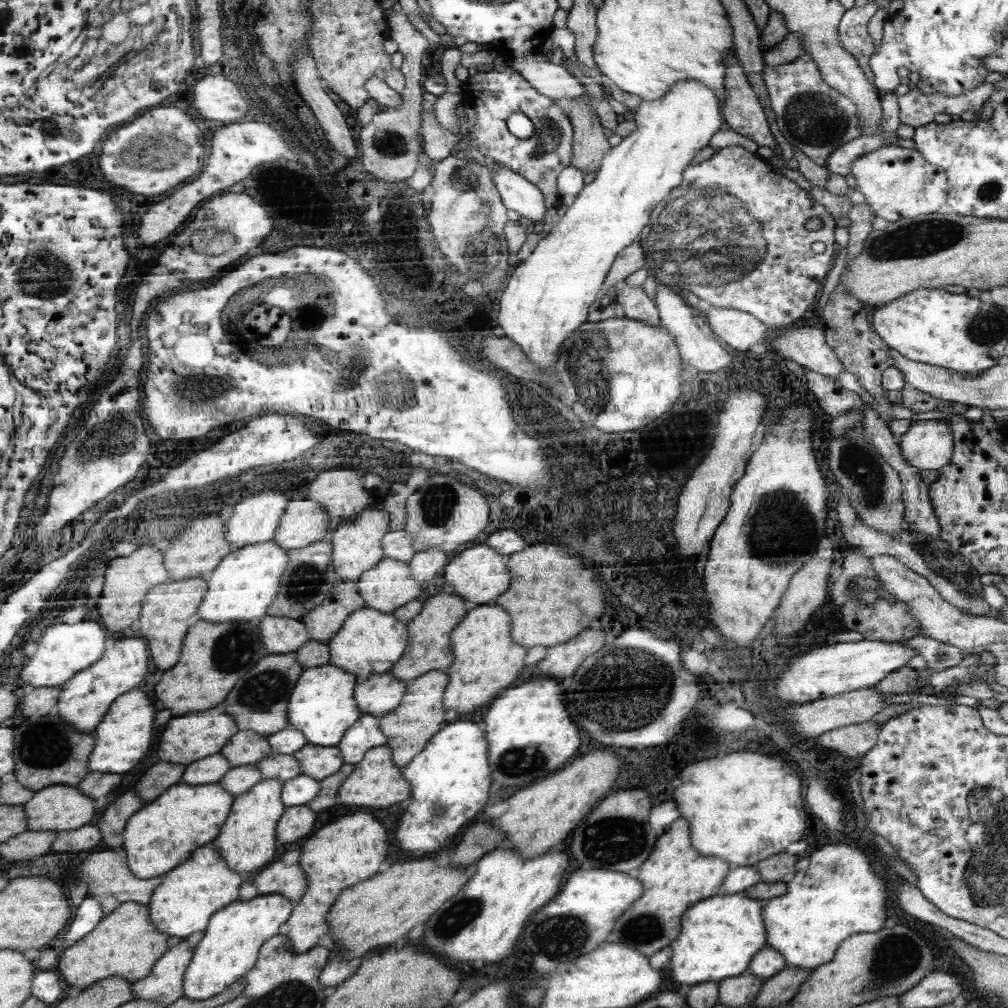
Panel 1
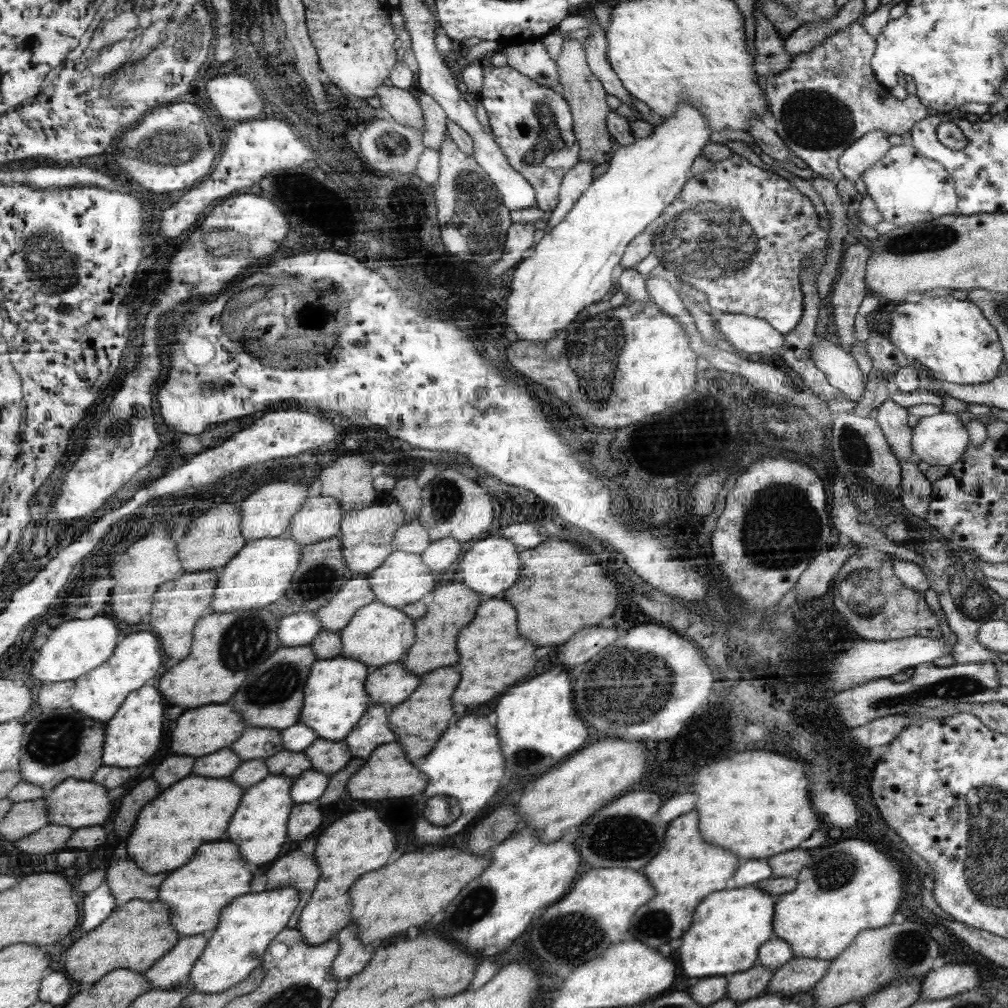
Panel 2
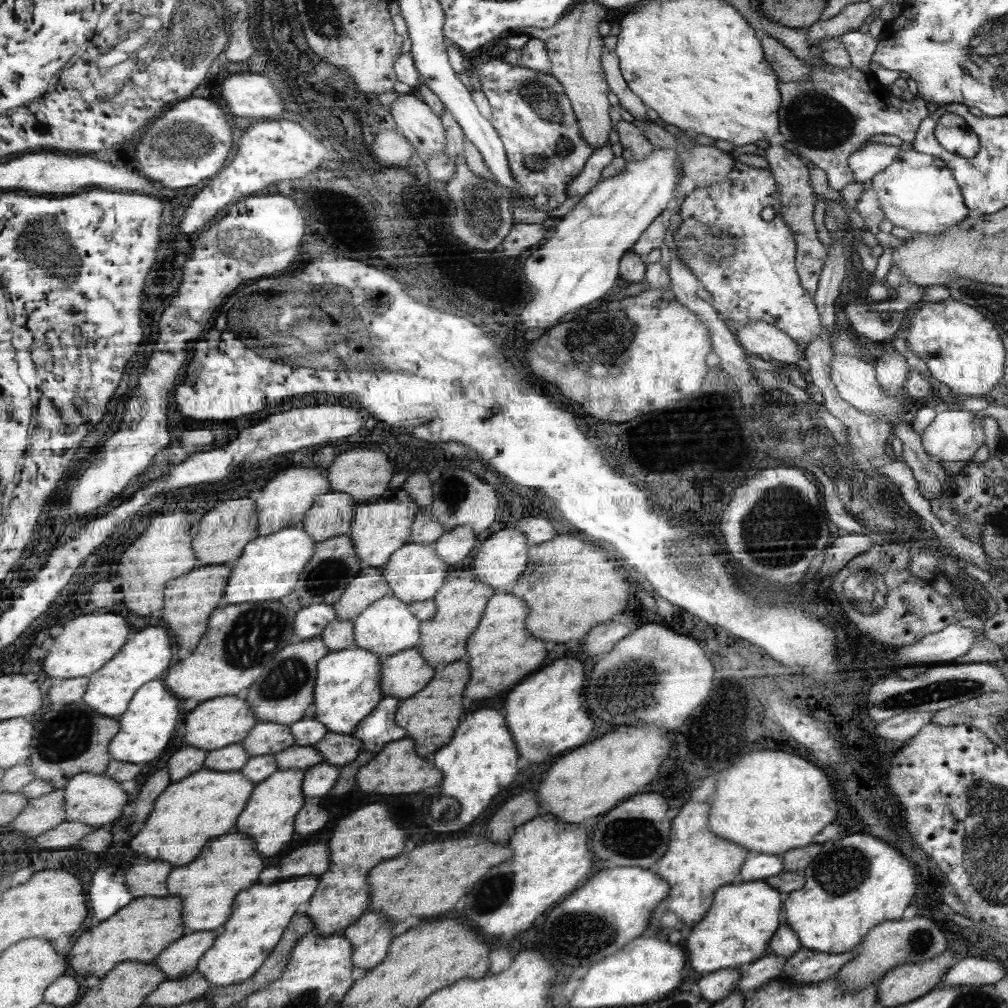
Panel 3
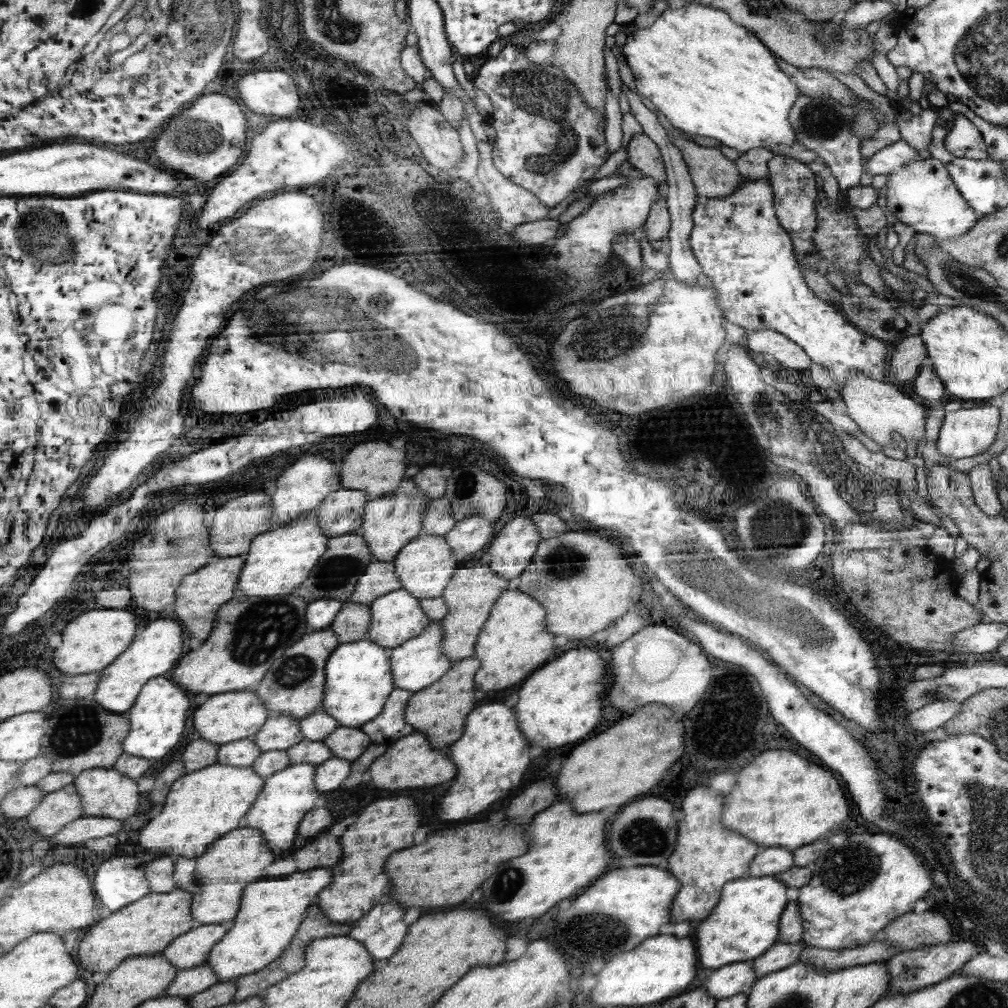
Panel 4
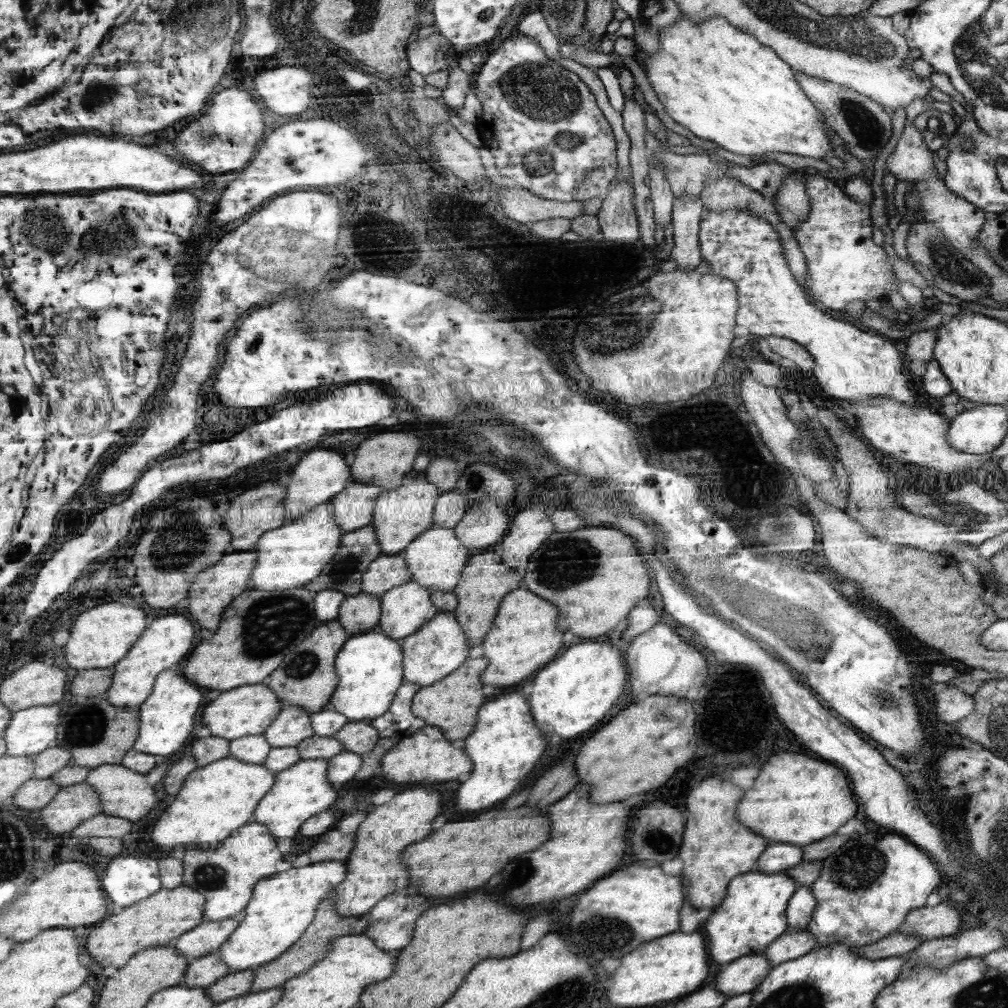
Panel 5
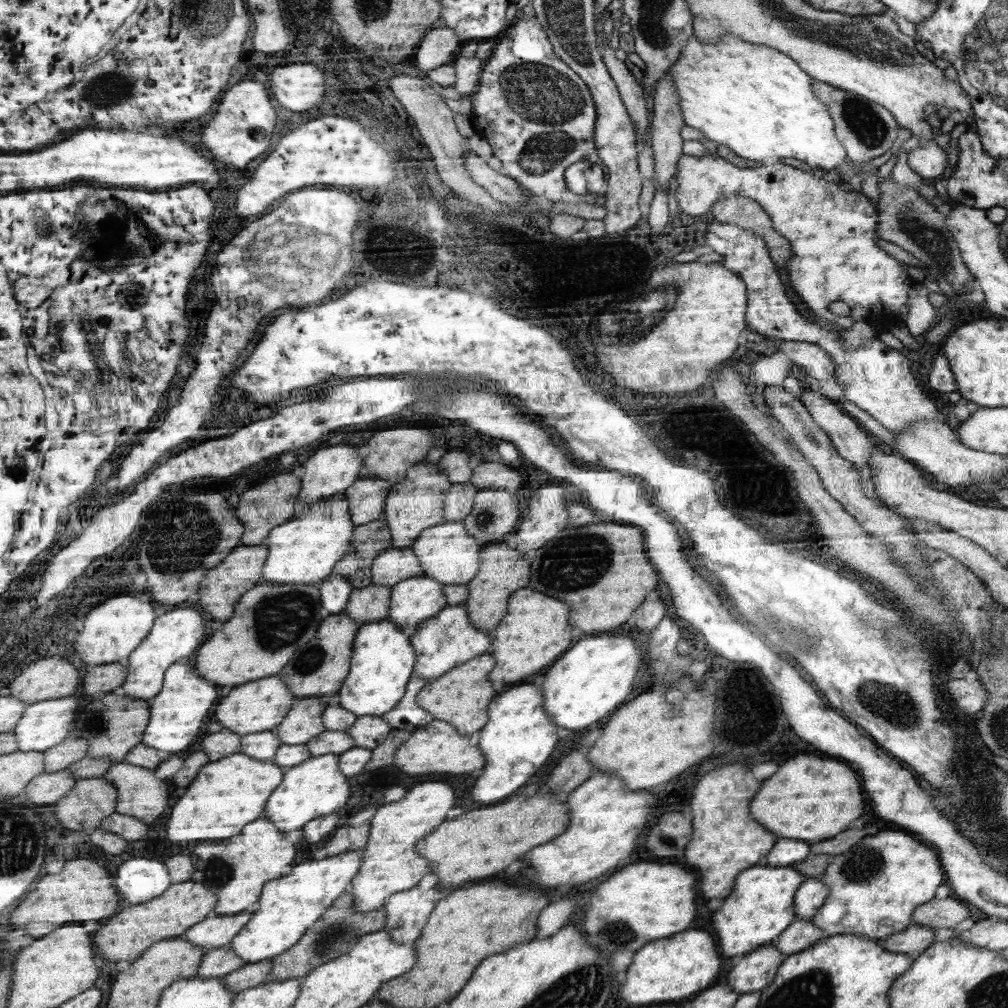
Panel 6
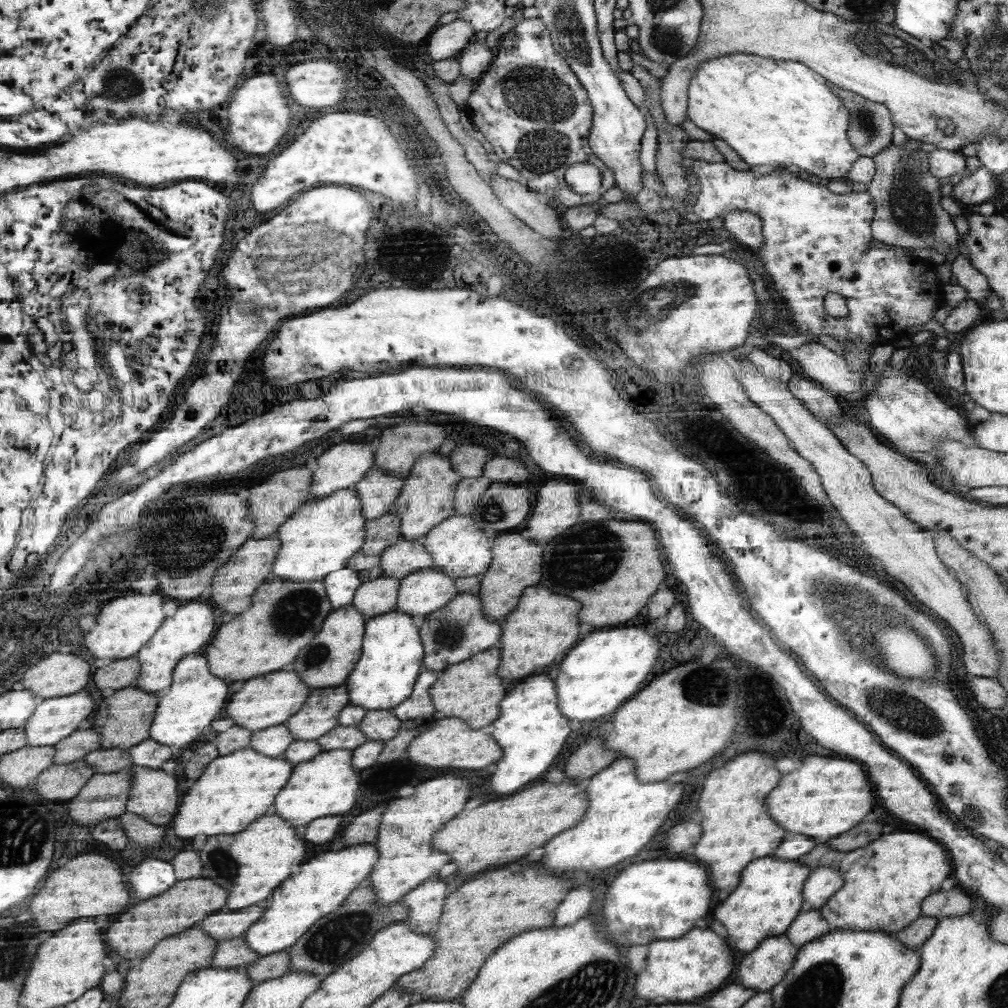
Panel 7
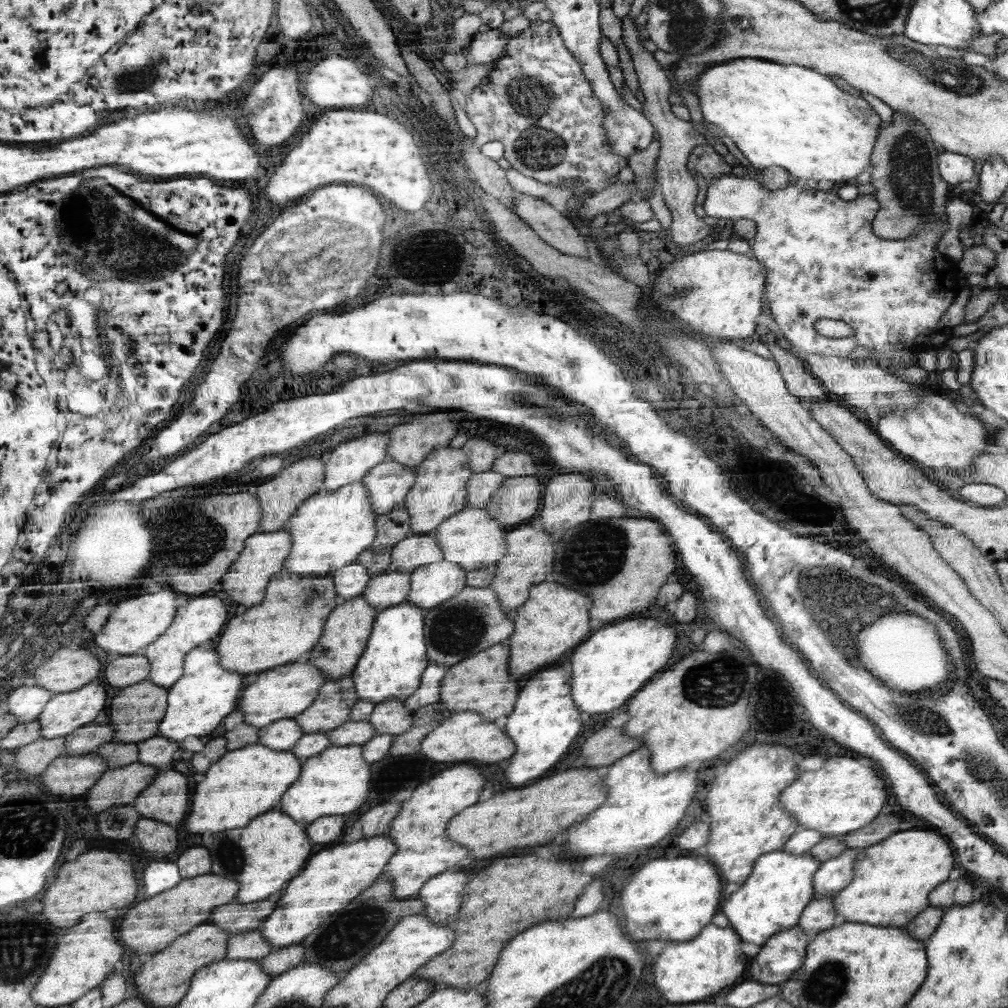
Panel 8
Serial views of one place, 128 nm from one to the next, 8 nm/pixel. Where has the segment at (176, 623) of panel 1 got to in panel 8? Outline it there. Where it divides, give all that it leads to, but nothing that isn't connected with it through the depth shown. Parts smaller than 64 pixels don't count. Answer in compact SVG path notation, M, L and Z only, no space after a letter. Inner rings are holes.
M282 529L278 532L260 532L253 534L245 541L245 549L240 557L230 566L229 573L221 579L221 589L230 596L232 601L239 605L242 610L256 606L264 598L264 588L270 582L270 578L280 573L282 566L293 548L293 536L288 530Z

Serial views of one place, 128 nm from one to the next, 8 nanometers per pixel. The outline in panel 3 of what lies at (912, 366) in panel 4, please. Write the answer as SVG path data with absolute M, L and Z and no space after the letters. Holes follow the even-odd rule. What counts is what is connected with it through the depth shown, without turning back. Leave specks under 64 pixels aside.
M897 350L894 353L875 358L873 366L876 368L878 382L887 393L894 395L898 388L905 388L908 371L911 367Z

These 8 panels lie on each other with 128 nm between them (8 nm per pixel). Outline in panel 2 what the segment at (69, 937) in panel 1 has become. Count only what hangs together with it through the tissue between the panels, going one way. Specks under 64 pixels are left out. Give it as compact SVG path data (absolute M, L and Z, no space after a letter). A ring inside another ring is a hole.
M106 880L95 890L88 892L84 898L85 904L82 905L84 916L82 917L82 925L78 928L82 928L84 932L90 932L114 912L116 898L112 896L110 886L106 884Z

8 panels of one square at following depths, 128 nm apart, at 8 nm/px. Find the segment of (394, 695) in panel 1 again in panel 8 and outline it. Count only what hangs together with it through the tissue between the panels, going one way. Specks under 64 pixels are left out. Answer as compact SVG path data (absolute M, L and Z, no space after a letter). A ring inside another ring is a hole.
M470 587L442 602L436 608L424 612L424 641L427 648L429 664L442 664L451 667L468 656L474 656L486 650L492 644L502 642L514 632L512 620L506 618L507 611L500 603L496 591L489 587Z

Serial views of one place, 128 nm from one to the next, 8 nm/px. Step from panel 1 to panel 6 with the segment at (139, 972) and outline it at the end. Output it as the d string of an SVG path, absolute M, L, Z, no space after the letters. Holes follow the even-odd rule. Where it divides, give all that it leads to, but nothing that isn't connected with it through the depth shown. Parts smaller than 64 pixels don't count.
M200 882L171 884L164 894L148 902L130 906L118 912L114 918L110 918L94 936L94 942L98 942L98 952L102 952L102 956L112 962L126 960L133 963L155 942L181 937L188 929L204 921L210 914L215 914L218 902L216 898L218 896Z

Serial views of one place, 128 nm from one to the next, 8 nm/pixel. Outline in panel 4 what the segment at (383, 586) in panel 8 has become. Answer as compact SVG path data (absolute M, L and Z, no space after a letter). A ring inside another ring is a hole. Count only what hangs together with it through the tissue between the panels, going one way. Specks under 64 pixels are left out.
M346 602L331 624L331 630L340 644L359 642L370 627L370 606Z

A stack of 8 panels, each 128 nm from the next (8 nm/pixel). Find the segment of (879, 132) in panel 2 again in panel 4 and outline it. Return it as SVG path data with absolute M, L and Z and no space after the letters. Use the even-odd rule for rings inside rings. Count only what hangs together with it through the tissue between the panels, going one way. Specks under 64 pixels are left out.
M900 140L891 146L886 146L878 152L874 152L868 159L862 159L862 166L865 167L868 174L876 176L876 174L887 174L904 167L906 163L918 159L917 152L911 148L906 142Z

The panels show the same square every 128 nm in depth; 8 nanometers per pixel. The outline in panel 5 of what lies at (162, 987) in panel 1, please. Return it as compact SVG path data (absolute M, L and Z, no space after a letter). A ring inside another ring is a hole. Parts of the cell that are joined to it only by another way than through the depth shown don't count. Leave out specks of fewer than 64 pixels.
M230 918L218 922L204 920L188 933L182 934L172 943L181 954L191 959L216 953L221 946L237 932L240 918Z

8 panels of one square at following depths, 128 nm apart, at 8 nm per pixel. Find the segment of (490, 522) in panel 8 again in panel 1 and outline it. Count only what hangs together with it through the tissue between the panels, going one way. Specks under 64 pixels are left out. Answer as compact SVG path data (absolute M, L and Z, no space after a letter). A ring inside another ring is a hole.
M386 559L378 562L357 581L358 592L364 596L366 607L393 614L421 593L422 582L414 579L408 562Z

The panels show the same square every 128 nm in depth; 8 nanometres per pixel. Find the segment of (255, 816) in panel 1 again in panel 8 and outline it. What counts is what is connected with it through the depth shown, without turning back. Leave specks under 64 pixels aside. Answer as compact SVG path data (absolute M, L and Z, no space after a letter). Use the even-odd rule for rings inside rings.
M334 746L302 762L302 778L290 786L290 794L282 798L282 812L298 822L310 824L322 816L350 814L366 802L370 764L364 756L364 746Z

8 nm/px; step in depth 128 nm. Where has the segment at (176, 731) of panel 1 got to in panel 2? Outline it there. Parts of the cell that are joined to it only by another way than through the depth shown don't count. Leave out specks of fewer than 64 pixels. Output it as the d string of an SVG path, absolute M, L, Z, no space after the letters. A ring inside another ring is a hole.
M232 705L202 706L194 710L186 710L178 720L176 728L170 732L170 754L186 754L194 758L214 754L218 750L229 748L246 730L246 722L238 710Z

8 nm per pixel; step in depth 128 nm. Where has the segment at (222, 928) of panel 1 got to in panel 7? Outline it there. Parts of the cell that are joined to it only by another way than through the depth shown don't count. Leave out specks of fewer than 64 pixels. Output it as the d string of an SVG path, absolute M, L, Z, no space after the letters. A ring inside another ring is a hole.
M356 844L320 854L320 860L312 858L310 862L306 861L301 866L302 872L295 874L294 878L286 878L286 882L274 890L273 896L264 904L265 912L261 920L242 936L244 942L260 957L281 953L296 945L298 939L318 920L340 909L354 889L370 880L379 858L381 852L375 844Z

